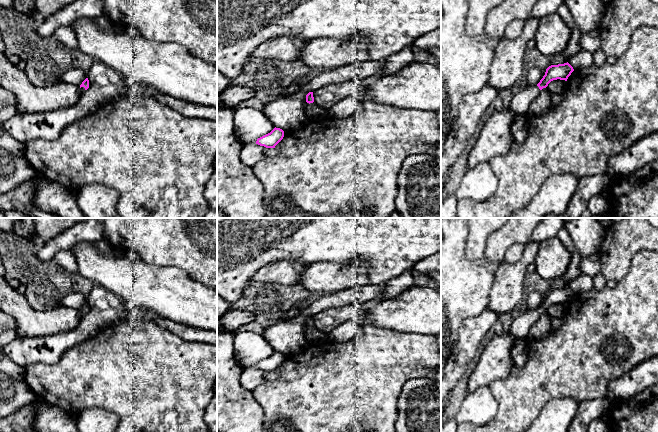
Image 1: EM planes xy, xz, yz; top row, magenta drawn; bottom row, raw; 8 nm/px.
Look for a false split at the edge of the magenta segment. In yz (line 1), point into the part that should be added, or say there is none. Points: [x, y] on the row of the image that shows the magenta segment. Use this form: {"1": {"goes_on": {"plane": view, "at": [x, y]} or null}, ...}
{"1": {"goes_on": {"plane": "yz", "at": [521, 101]}}}

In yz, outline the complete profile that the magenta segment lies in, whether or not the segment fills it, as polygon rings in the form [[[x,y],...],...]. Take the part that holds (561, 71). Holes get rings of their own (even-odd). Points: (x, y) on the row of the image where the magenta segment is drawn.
[[[568,62],[549,66],[540,82],[534,86],[525,85],[521,88],[521,90],[514,95],[507,108],[518,115],[526,116],[530,104],[543,88],[546,88],[553,80],[560,79],[567,81],[573,71],[573,67]]]

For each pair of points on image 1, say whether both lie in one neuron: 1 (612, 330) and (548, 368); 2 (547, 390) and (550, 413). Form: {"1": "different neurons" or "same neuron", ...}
{"1": "same neuron", "2": "different neurons"}

